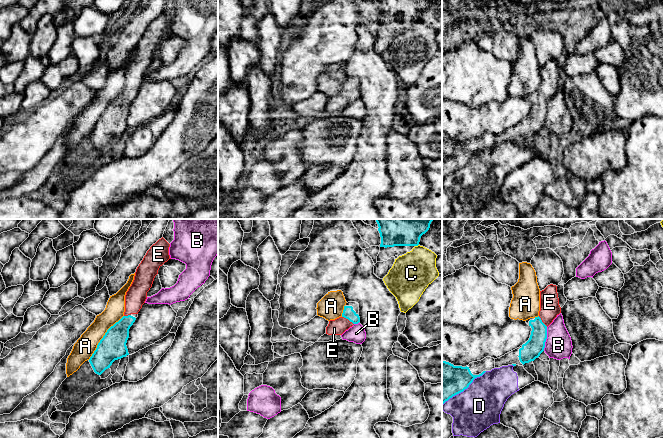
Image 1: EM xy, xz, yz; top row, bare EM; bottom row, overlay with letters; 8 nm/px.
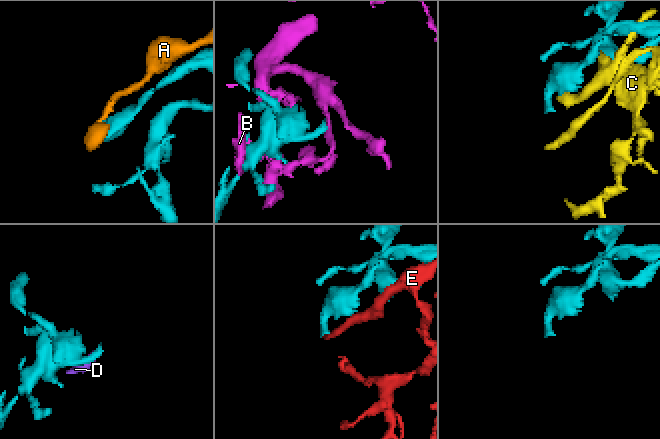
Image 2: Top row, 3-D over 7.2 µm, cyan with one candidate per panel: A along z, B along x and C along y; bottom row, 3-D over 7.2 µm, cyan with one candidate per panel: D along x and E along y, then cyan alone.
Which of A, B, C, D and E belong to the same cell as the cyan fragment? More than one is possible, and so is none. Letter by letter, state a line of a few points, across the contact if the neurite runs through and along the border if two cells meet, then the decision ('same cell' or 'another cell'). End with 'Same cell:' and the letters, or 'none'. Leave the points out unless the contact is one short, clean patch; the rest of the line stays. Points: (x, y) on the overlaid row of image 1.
A: another cell
B: another cell
C: another cell
D: another cell
E: line xz (348, 312), (348, 319), (338, 326); same cell
Same cell: E

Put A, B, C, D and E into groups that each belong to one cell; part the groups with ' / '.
A / B / C D / E

